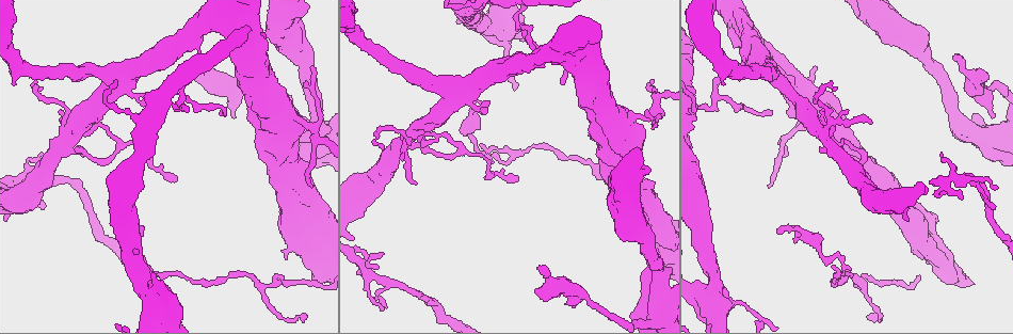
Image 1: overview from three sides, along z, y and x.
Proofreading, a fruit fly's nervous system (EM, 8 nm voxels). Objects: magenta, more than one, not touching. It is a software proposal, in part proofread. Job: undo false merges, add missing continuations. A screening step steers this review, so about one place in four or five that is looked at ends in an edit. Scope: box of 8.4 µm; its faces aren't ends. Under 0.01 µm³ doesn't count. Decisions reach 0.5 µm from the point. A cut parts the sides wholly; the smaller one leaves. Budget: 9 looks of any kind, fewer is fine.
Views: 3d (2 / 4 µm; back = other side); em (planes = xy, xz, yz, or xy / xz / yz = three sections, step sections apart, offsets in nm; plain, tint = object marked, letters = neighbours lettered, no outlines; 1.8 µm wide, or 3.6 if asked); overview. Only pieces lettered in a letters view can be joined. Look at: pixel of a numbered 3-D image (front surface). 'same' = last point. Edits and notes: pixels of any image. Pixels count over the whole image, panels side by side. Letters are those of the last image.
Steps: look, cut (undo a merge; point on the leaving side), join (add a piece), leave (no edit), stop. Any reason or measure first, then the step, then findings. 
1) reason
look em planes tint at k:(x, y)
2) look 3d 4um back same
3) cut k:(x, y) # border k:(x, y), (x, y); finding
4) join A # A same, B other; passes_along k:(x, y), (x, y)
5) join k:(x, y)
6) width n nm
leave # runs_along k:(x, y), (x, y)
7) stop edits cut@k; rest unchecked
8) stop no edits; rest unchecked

four or more arms meet
look em 3.6um planes letters at 1:(408, 136)

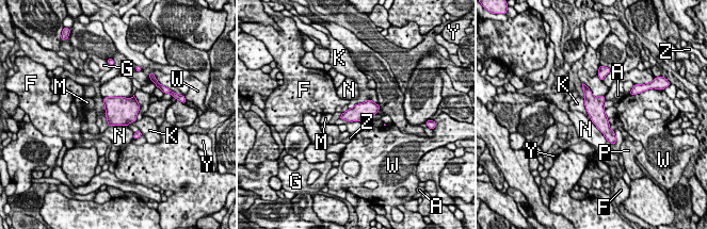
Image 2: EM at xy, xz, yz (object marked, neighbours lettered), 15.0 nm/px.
longest_contact K 460 nm
leave # A other, F other, G other, K other, M other, N other, P other, W other, Y other, Z other; runs_along 2:(587, 91), (598, 118), (611, 137); continuous, no second neuron

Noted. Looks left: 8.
thin end
look em planes plain at 1:(791, 229)

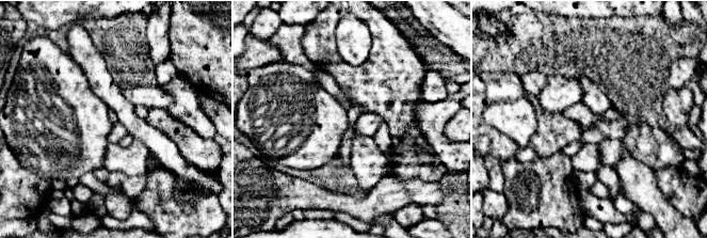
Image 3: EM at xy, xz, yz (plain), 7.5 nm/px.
look em planes letters same

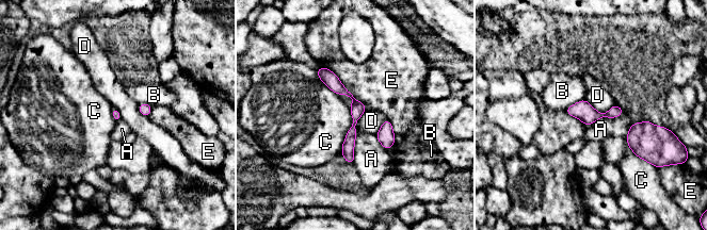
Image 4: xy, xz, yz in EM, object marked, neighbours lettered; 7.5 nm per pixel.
longest_contact E 480 nm
leave # A other, B other, C other, D other, E other; border 4:(350, 108), (352, 124), (340, 152); no lettered piece goes on from it

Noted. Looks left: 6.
abrupt turn
look em 3.6um planes letters at 1:(157, 297)

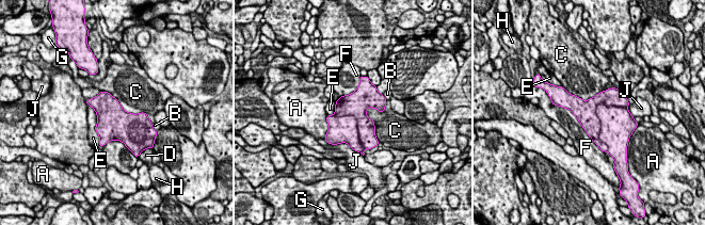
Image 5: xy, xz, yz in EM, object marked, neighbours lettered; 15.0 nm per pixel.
longest_contact F 950 nm
cut 5:(587, 116) # A other, B other, C other, D other, E other, F other, G other, H other, J other; border 5:(599, 102), (599, 139), (607, 146); two neurons meet here

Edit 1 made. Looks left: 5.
stop edits cut@5; rest unchecked

